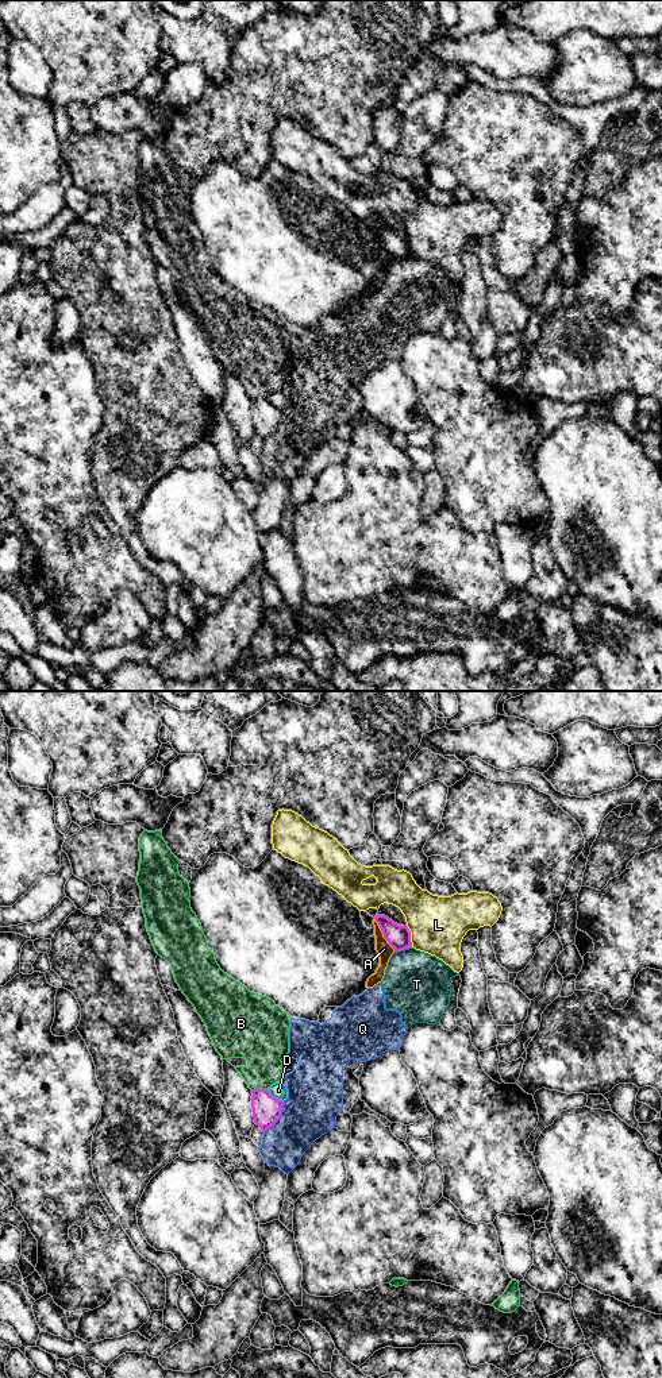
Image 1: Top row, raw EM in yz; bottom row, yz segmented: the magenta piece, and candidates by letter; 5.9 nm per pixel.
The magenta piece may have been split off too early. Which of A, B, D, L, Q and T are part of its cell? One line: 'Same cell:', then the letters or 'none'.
Same cell: none

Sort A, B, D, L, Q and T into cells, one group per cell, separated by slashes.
A Q / B / D / L / T

